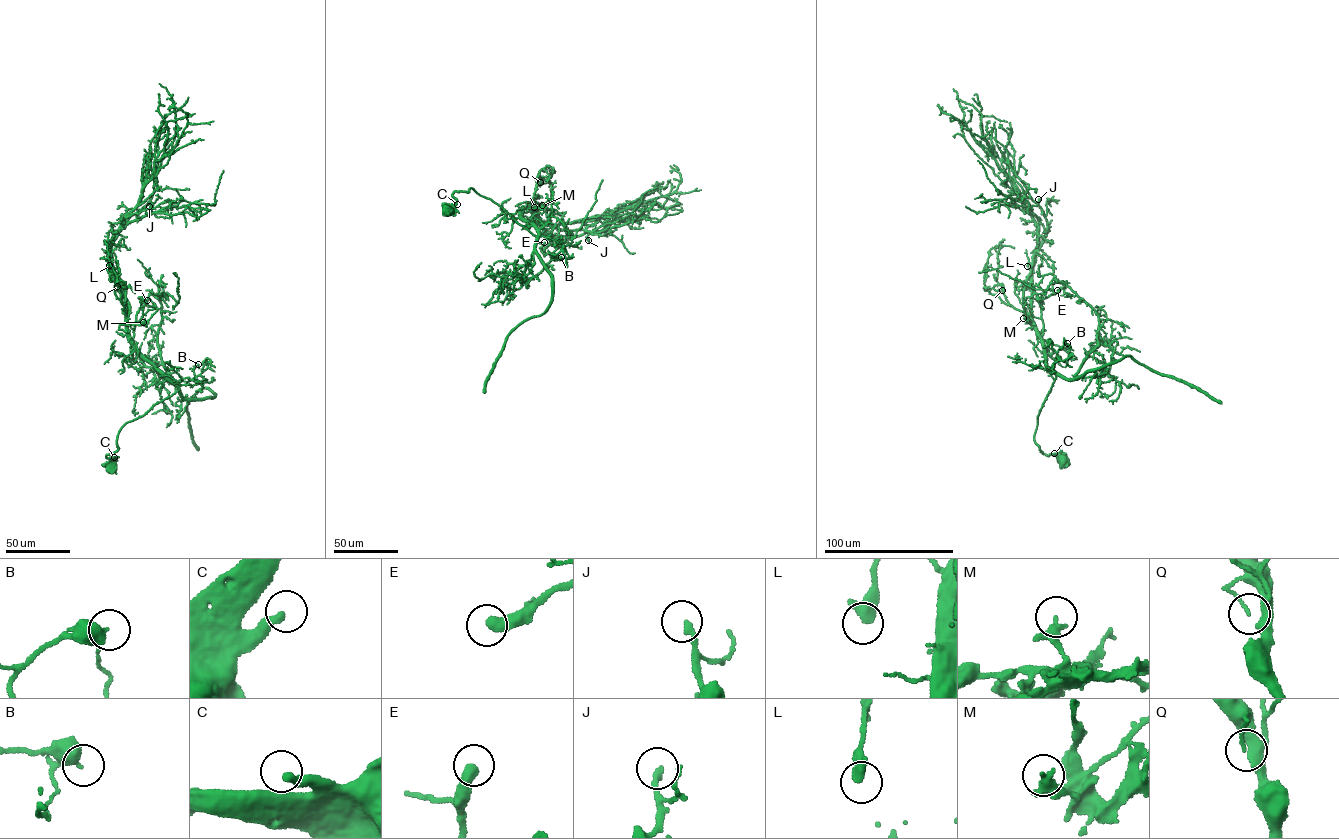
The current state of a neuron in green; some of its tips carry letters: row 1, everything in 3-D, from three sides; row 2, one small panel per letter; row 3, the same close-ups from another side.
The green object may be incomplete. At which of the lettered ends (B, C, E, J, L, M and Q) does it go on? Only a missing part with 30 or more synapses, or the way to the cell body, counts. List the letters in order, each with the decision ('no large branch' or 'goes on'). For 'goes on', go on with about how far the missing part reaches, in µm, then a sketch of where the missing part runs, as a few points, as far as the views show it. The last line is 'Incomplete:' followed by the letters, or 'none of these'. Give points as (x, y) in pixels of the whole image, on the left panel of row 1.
B: no large branch
C: no large branch
E: goes on; missing 25 µm
J: no large branch
L: no large branch
M: no large branch
Q: no large branch
Incomplete: E

